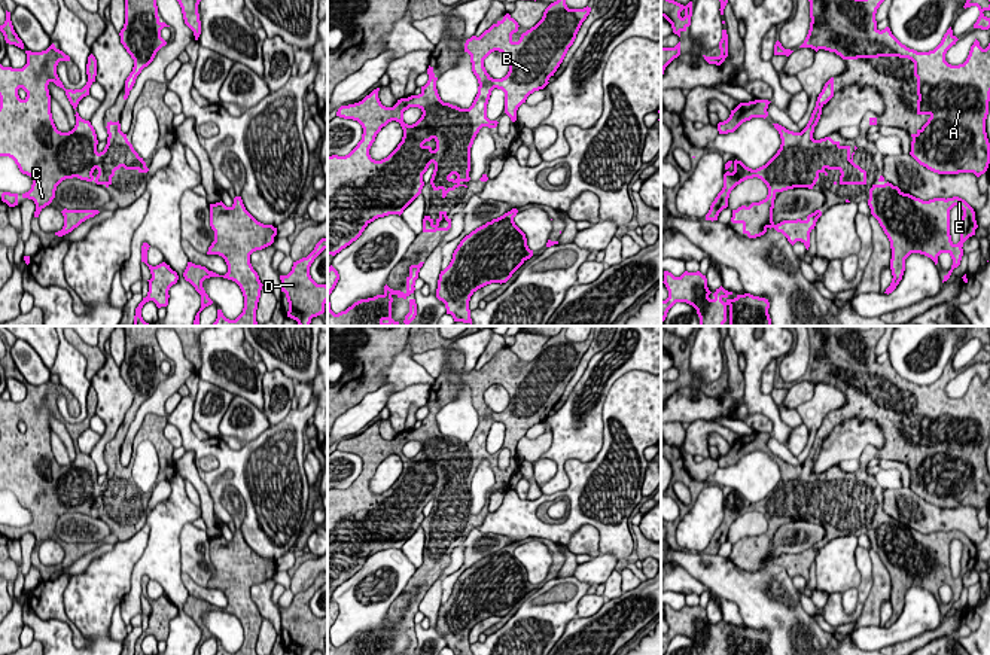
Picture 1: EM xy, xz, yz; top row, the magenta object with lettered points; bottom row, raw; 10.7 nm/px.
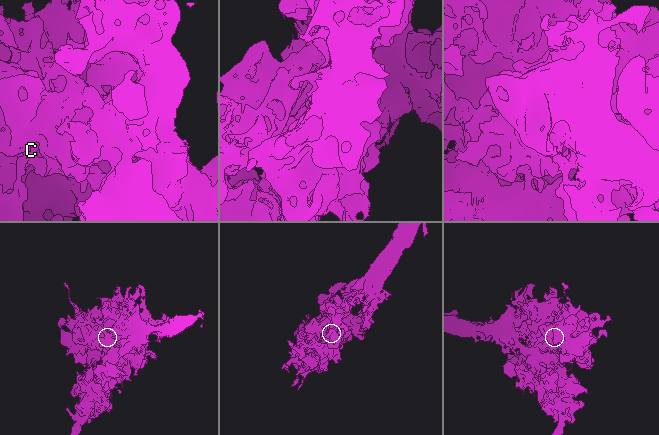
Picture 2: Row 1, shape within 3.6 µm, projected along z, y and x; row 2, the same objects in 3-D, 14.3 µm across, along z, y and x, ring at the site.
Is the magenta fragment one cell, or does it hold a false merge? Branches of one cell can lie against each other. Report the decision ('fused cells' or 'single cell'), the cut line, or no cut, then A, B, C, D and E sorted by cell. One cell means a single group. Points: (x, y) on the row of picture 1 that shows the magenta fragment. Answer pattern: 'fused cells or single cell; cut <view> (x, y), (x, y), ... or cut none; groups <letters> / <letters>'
single cell; cut none; groups A B C D E

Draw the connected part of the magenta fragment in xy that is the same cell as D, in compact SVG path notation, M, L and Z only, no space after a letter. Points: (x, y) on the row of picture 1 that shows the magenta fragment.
M322 238L307 258L293 262L287 275L280 275L281 292L289 302L287 317L296 320L299 326L310 326L313 317L325 313L328 286L317 284L310 275L311 263L325 249L328 238Z

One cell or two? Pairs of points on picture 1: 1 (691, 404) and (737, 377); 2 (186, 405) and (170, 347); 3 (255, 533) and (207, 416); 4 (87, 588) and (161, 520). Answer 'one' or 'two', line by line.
1: one
2: two
3: two
4: two

